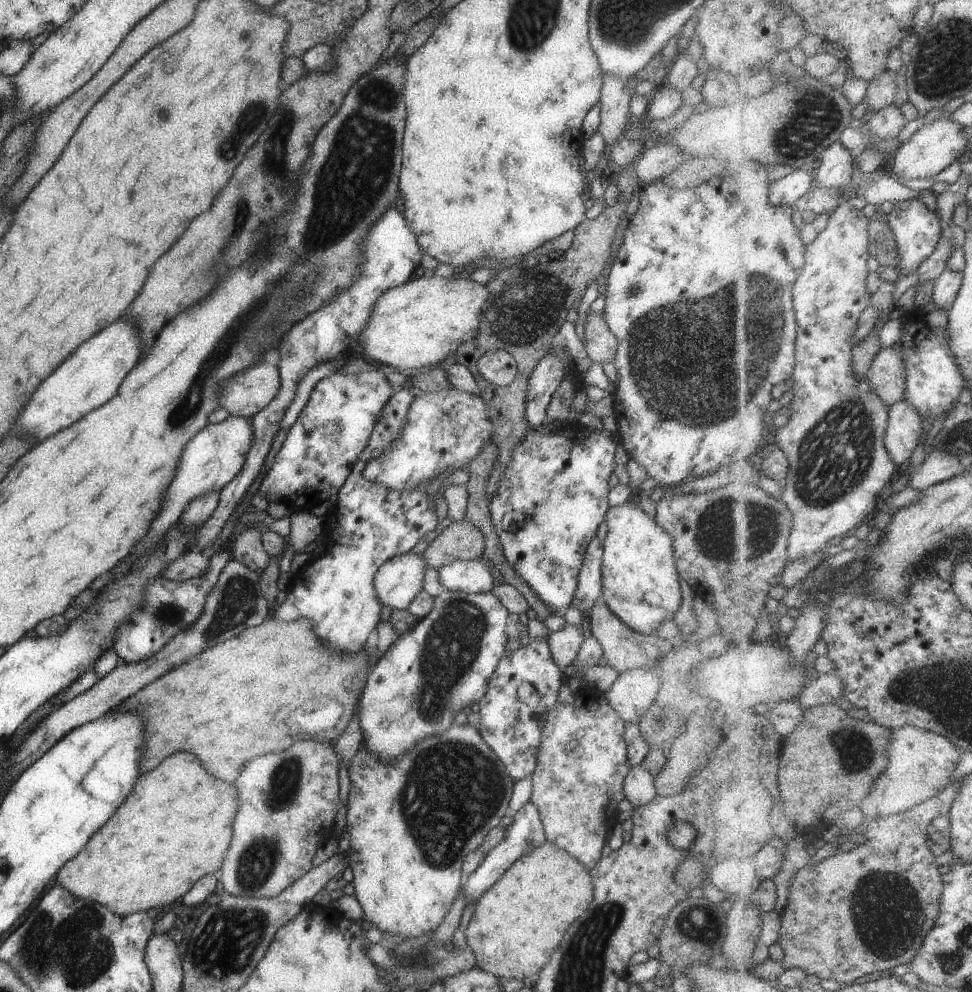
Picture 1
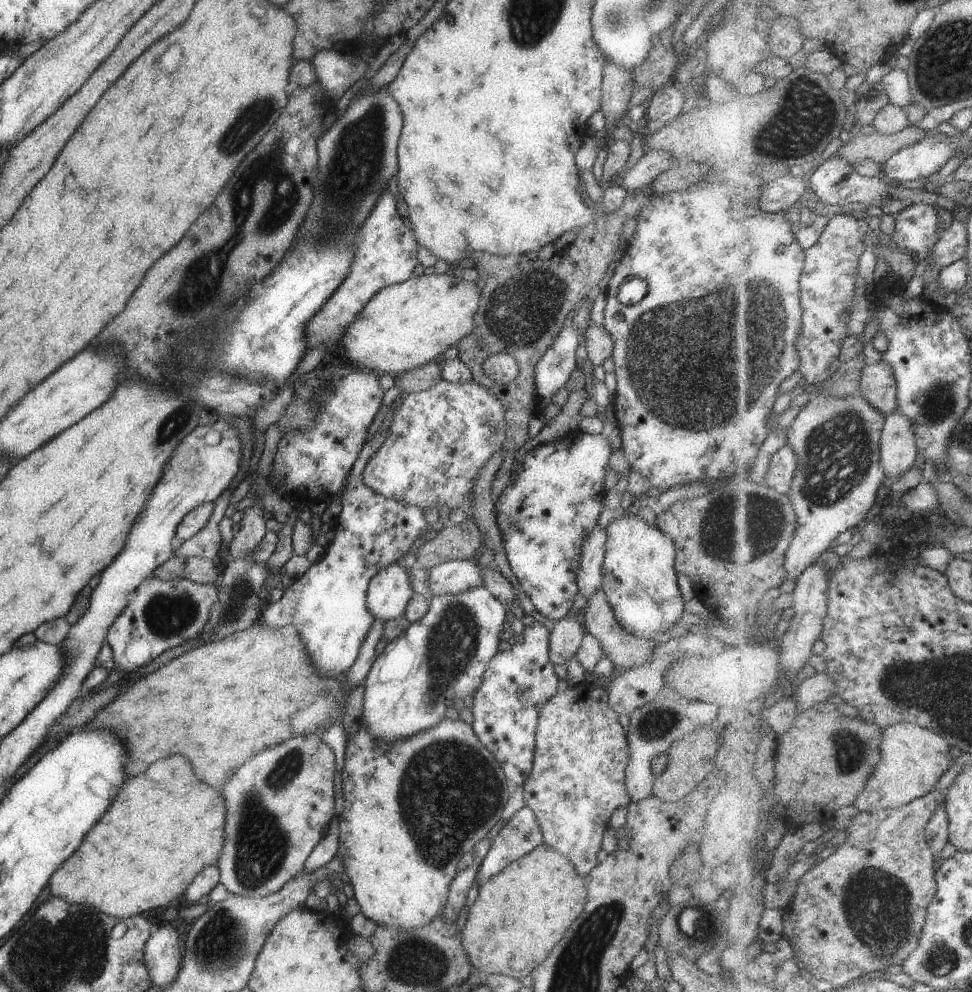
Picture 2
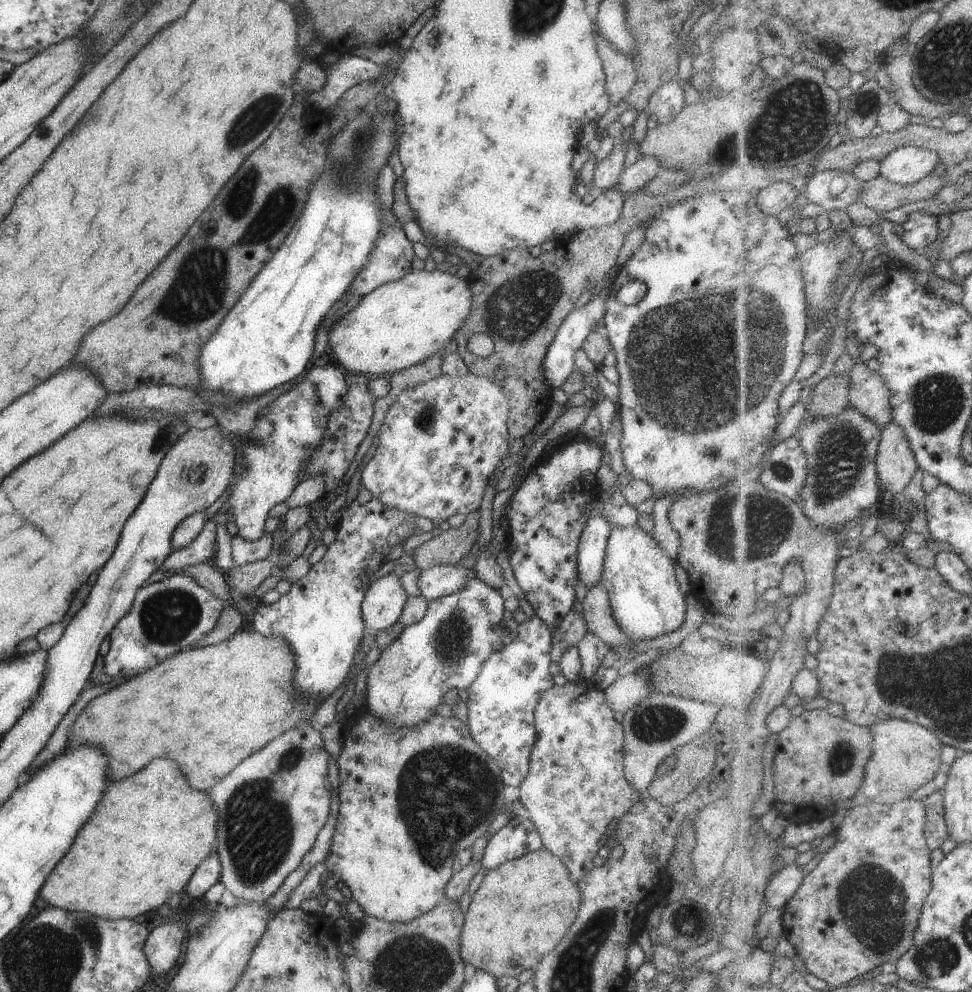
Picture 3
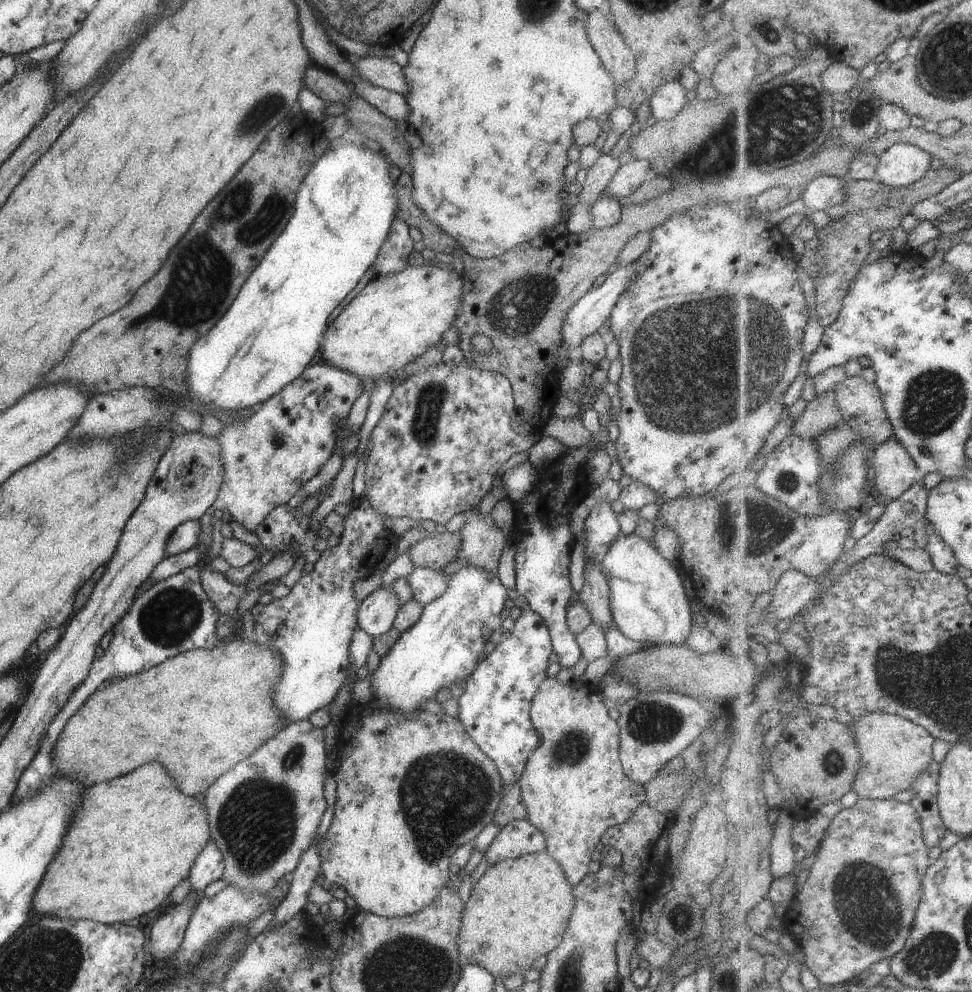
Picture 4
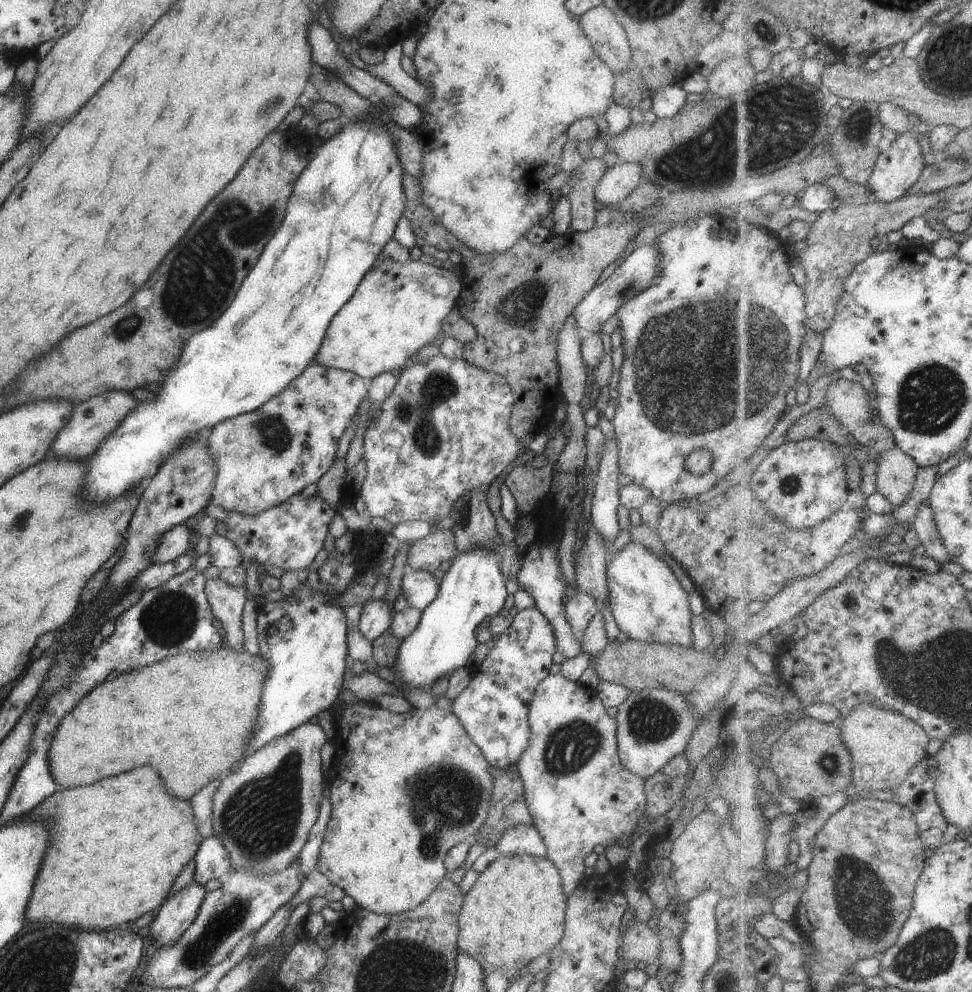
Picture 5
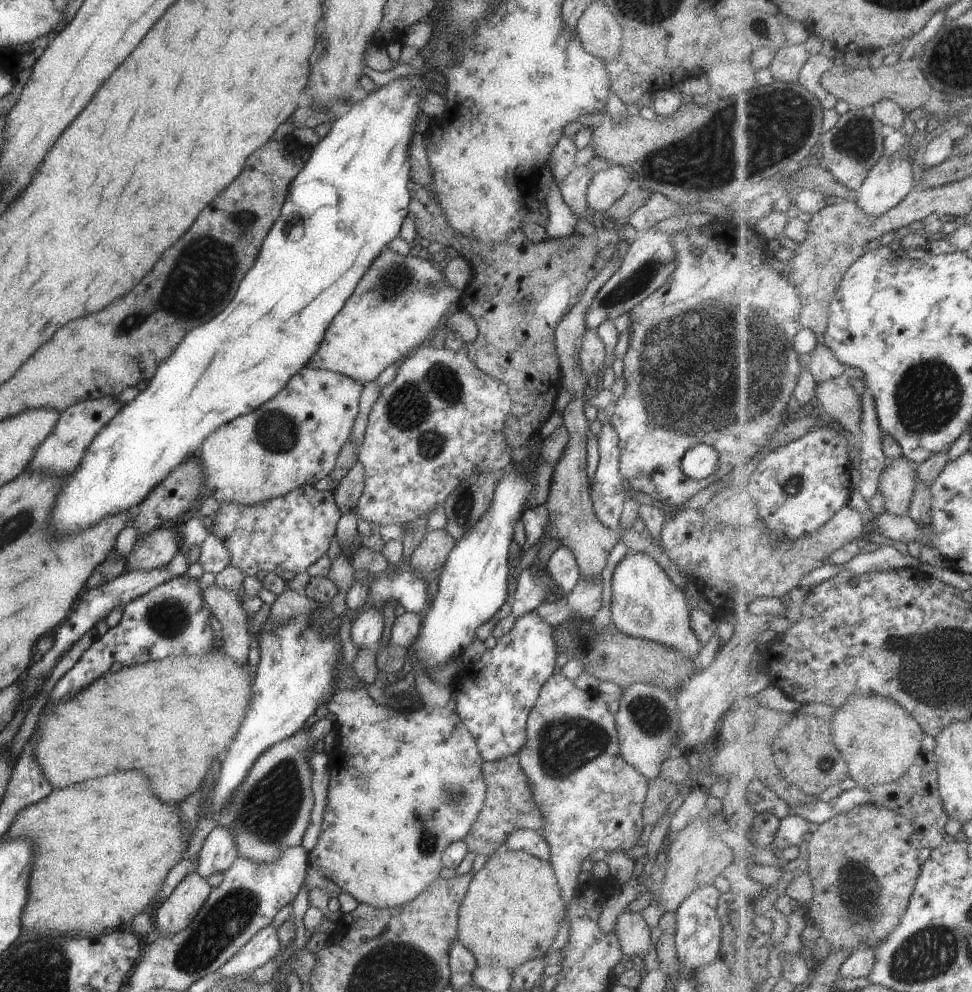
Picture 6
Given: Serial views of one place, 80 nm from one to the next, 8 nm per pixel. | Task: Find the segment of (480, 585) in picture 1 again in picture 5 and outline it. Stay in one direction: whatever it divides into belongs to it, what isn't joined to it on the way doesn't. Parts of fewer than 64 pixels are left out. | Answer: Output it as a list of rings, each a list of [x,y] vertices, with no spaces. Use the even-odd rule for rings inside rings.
[[[406,569],[401,578],[400,593],[407,602],[407,606],[421,612],[437,595],[439,582],[431,573],[421,570]]]

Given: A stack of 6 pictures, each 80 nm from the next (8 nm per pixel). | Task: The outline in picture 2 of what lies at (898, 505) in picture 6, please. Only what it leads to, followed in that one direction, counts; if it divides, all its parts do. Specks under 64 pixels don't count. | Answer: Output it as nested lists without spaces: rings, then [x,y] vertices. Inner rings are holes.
[[[895,409],[887,418],[882,432],[882,467],[888,483],[895,482],[915,466],[918,444],[913,423]]]

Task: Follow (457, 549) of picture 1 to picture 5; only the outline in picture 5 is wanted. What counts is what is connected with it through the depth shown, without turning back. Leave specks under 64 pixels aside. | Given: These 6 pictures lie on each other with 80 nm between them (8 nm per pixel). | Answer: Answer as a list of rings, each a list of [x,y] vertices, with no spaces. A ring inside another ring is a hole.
[[[434,528],[428,536],[412,542],[411,547],[407,550],[407,569],[433,573],[435,569],[446,566],[457,554],[453,532],[451,530]]]

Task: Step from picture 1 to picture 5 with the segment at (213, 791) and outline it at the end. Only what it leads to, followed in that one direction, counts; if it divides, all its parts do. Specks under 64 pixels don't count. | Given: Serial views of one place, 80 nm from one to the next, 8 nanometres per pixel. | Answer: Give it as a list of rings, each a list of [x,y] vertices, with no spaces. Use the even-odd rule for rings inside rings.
[[[149,766],[103,778],[91,786],[56,791],[26,815],[31,820],[51,822],[51,828],[45,828],[45,832],[51,830],[51,848],[47,848],[25,912],[27,922],[39,924],[67,924],[69,928],[93,932],[130,926],[141,914],[157,910],[166,900],[172,882],[202,842],[195,830],[189,801],[169,798],[163,782],[159,776],[153,778]]]

